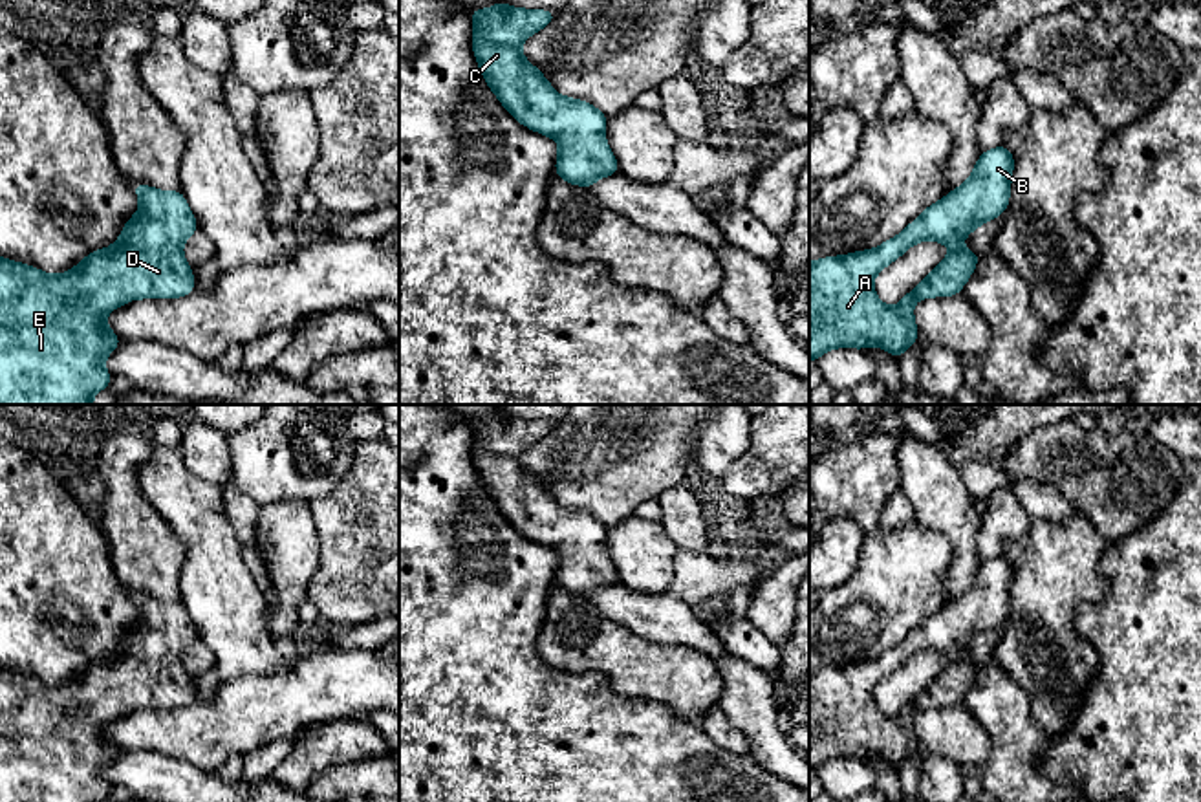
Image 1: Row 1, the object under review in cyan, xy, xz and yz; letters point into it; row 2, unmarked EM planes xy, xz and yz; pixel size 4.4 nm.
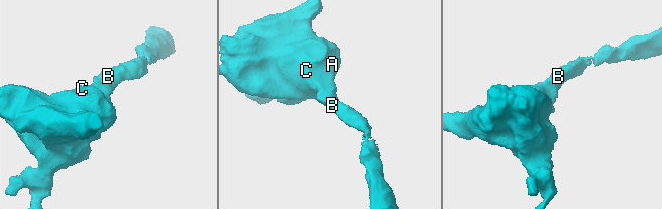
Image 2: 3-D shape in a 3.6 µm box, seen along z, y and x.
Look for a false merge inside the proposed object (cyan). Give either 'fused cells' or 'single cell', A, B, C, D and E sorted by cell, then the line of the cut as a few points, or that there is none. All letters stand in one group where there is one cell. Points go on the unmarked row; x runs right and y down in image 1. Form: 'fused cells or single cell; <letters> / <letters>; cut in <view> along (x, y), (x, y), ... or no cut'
single cell; A B C D E; no cut

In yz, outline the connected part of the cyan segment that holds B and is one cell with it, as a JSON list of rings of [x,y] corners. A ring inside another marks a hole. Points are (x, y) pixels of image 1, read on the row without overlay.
[[[1000,555],[981,562],[972,586],[943,610],[926,617],[899,646],[890,648],[877,659],[809,672],[809,771],[817,773],[824,762],[840,756],[860,760],[881,756],[901,769],[906,758],[919,747],[912,723],[914,712],[926,707],[952,707],[961,703],[963,694],[983,668],[968,661],[961,652],[978,635],[983,635],[1007,621],[1012,579],[1014,568],[1007,557]],[[923,650],[936,650],[945,656],[959,652],[961,656],[952,659],[926,688],[906,703],[897,718],[881,714],[871,698],[871,690],[881,679],[906,663],[910,656]]]

